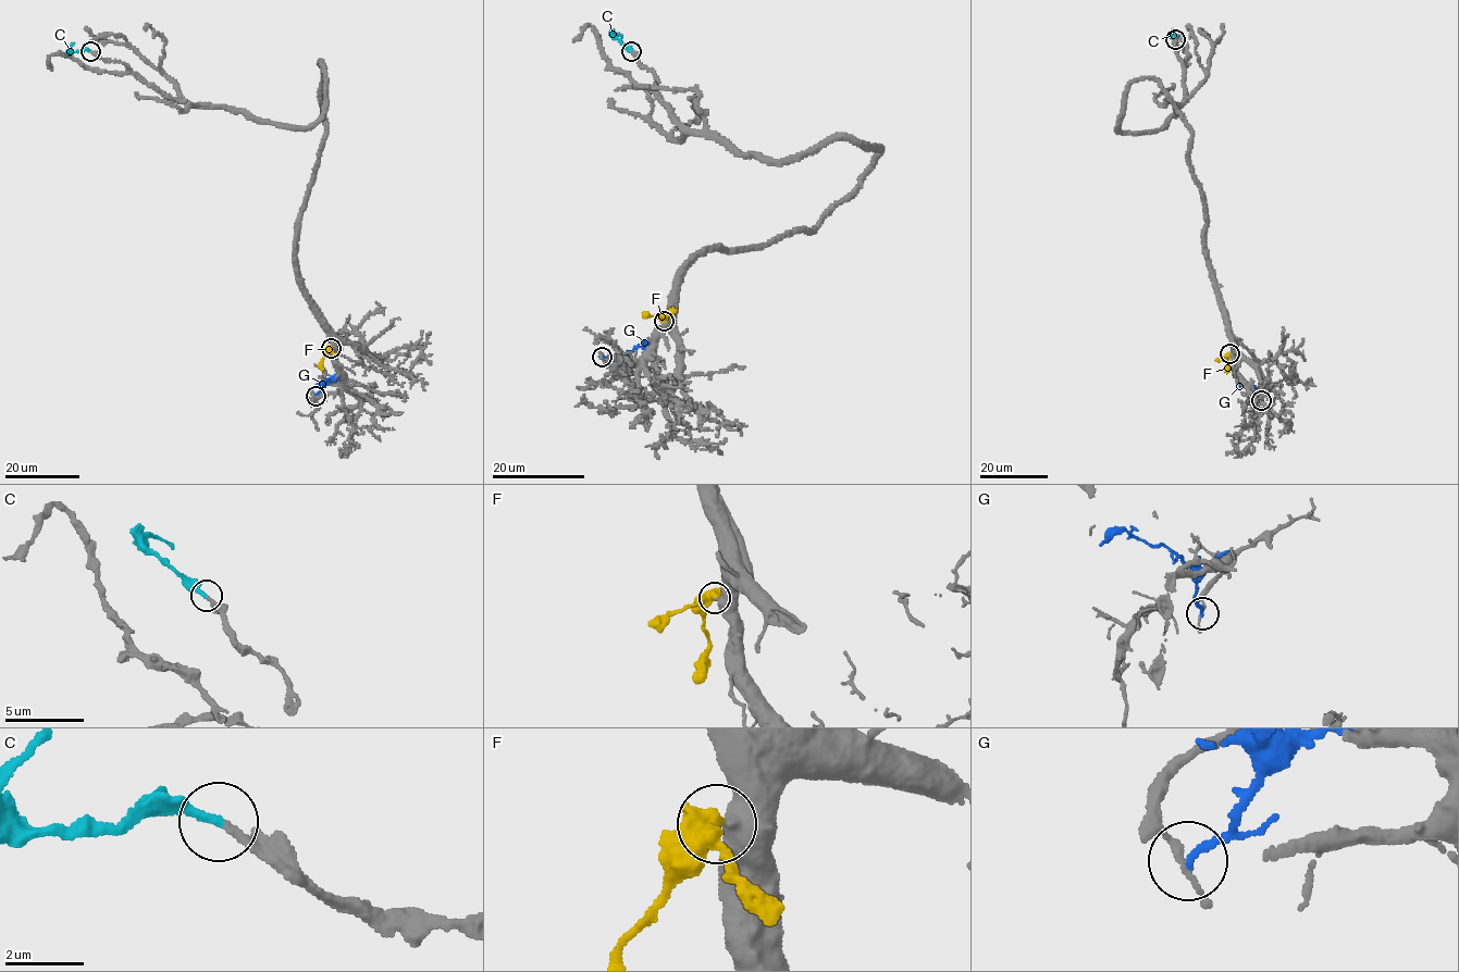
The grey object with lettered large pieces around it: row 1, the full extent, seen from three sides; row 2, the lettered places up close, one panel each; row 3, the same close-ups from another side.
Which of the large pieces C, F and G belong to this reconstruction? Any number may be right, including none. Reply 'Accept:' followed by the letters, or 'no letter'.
Accept: C

